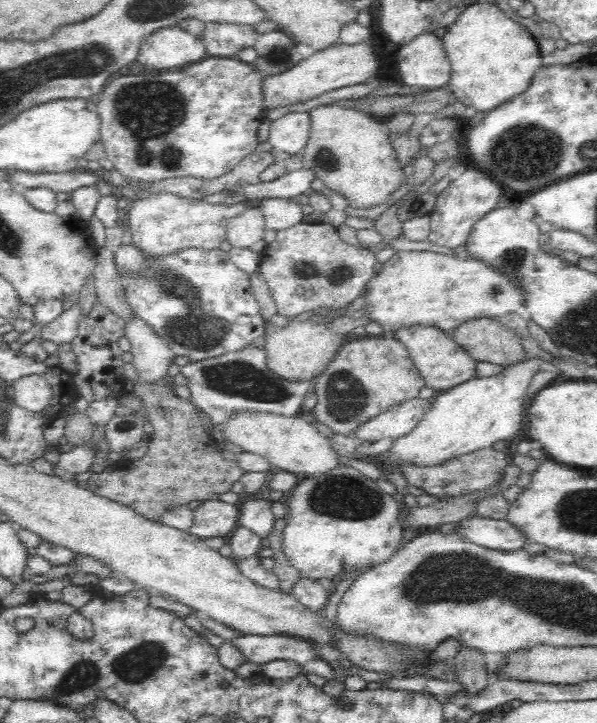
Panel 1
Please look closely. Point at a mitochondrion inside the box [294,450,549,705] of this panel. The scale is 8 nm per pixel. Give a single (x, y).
(347, 495)

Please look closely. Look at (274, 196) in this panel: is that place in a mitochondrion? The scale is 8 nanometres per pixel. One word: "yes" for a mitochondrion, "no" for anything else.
no

